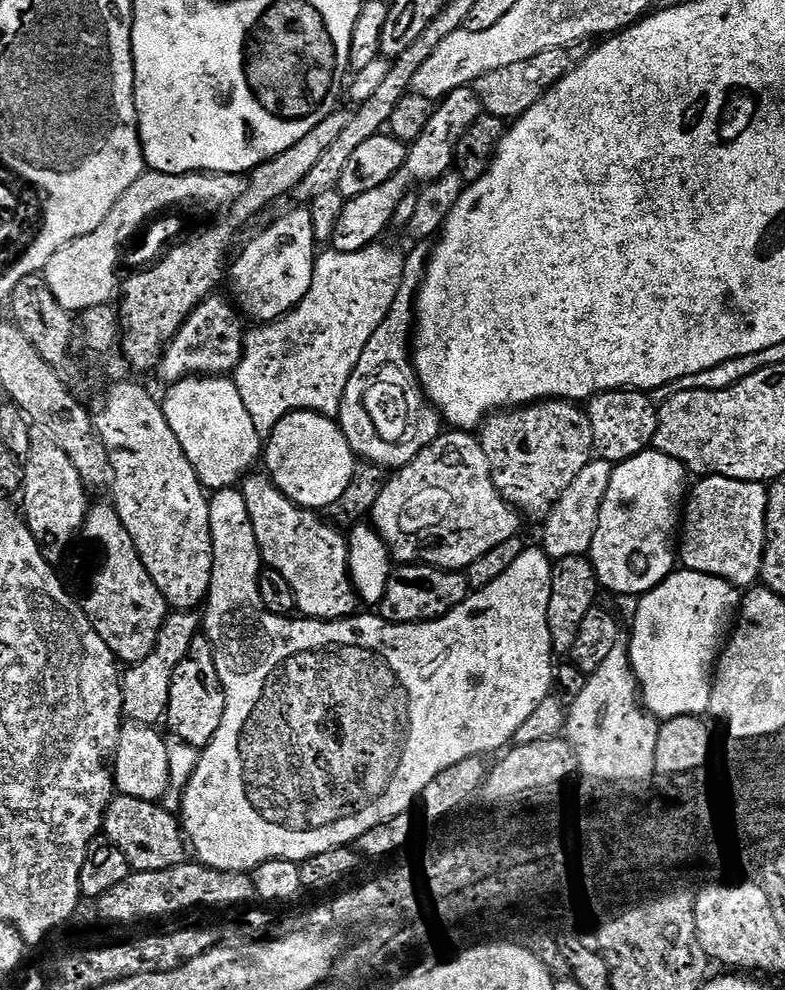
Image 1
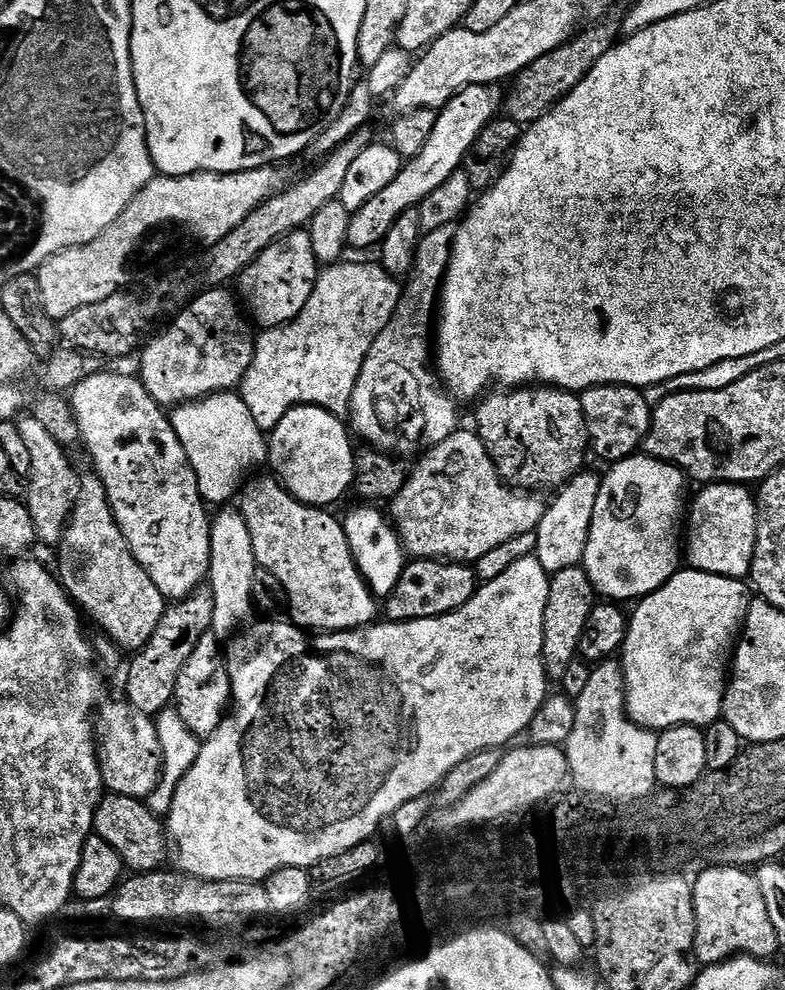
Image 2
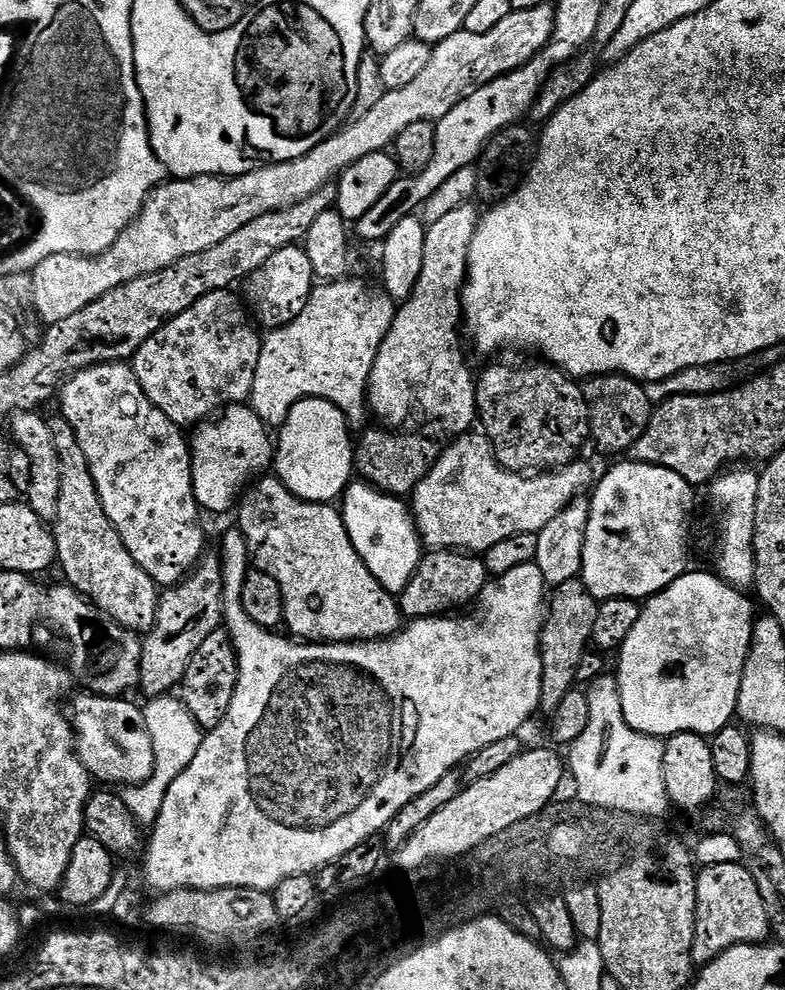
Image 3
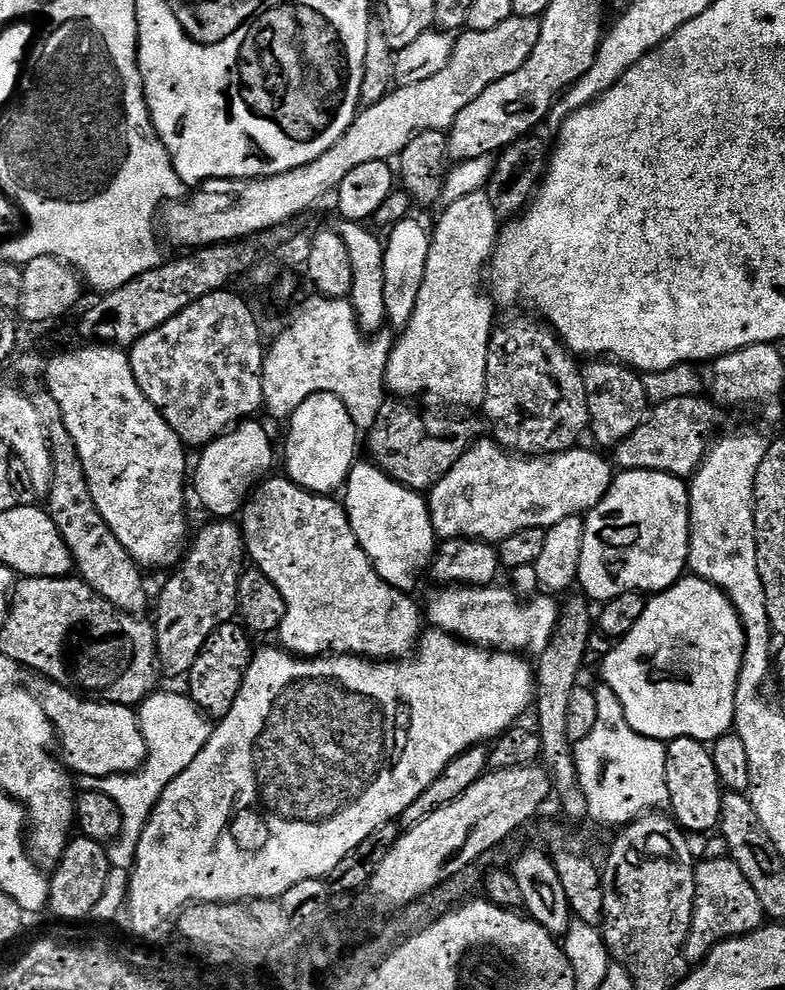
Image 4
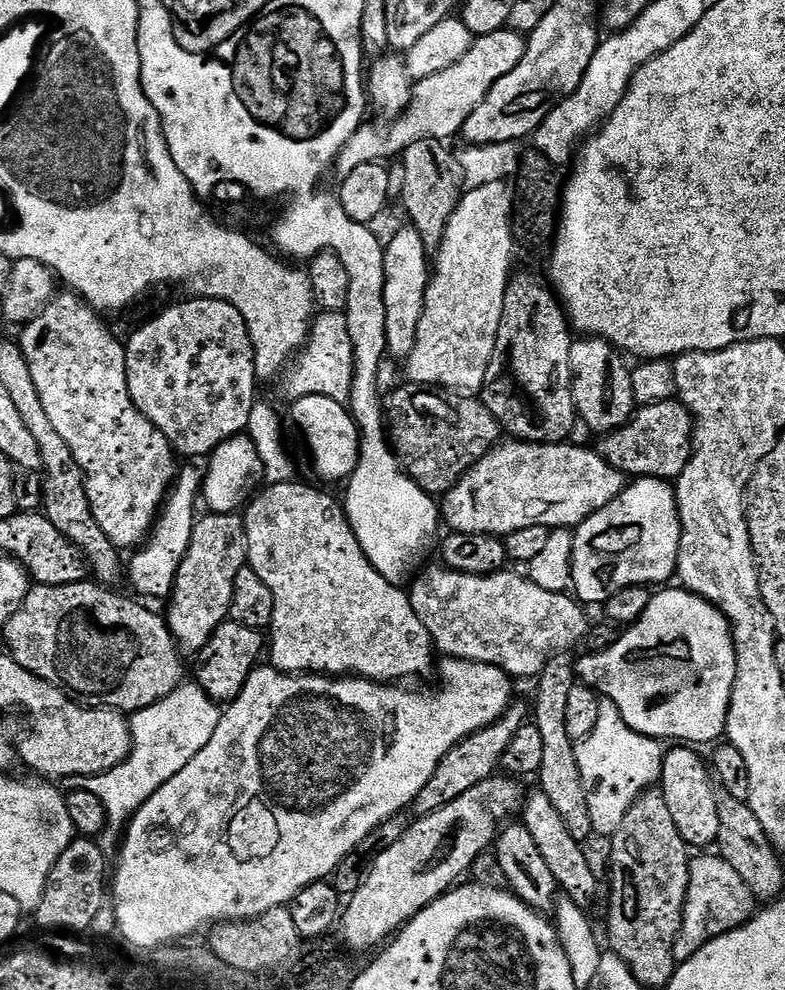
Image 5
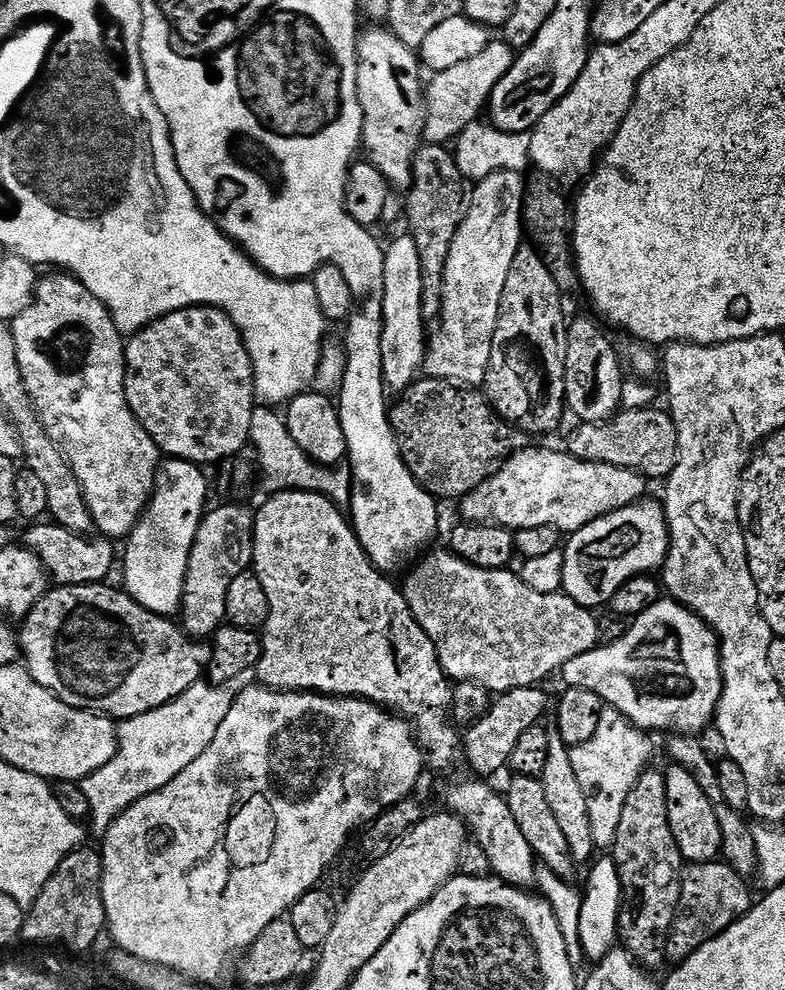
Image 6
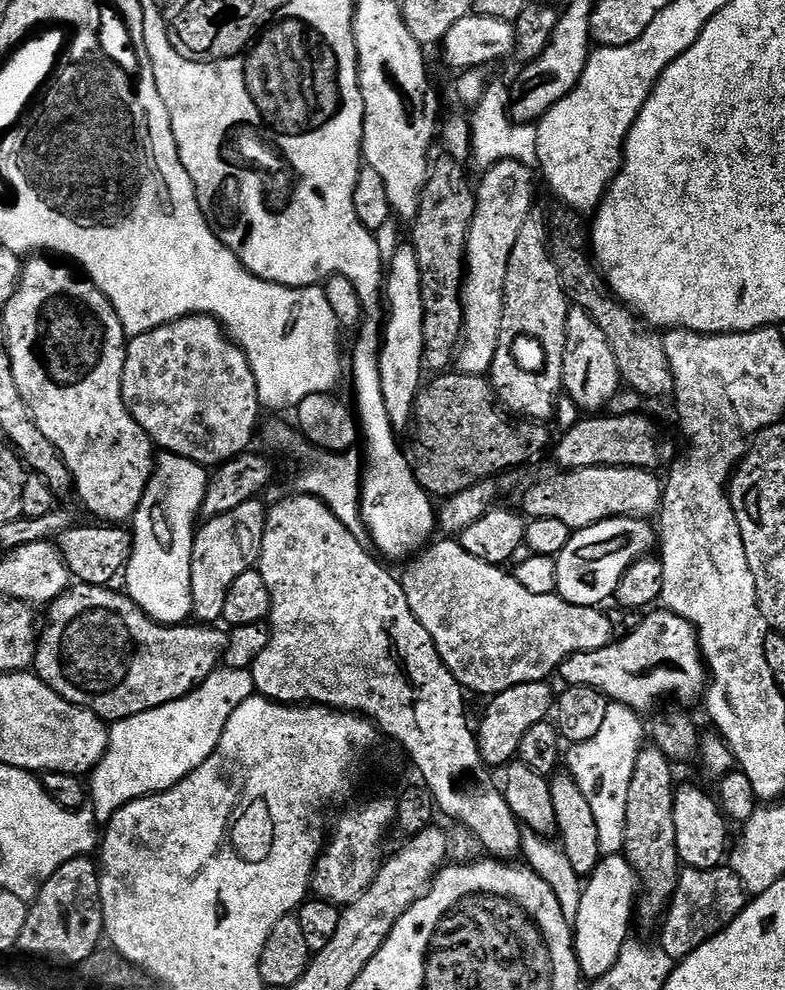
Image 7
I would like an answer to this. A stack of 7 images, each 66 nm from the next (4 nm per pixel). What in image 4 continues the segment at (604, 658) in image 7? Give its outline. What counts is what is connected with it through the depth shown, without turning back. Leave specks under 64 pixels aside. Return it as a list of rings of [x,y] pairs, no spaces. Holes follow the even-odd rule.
[[[689,575],[687,578],[681,579],[680,583],[674,585],[673,588],[653,595],[648,600],[642,618],[638,618],[638,626],[634,626],[634,630],[630,630],[630,634],[626,634],[618,641],[611,654],[600,665],[598,672],[599,675],[604,675],[603,683],[607,688],[614,690],[614,694],[618,694],[618,702],[622,702],[622,710],[626,710],[626,722],[630,722],[630,726],[634,730],[638,730],[638,734],[651,740],[665,742],[678,738],[694,738],[701,742],[711,742],[718,739],[719,736],[729,735],[733,731],[736,723],[736,691],[740,682],[743,662],[744,623],[740,620],[738,610],[720,588],[715,588],[710,582],[701,580],[699,576]]]

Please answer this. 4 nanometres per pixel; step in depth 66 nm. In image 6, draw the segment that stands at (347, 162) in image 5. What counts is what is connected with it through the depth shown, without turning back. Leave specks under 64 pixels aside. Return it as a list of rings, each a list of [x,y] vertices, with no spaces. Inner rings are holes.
[[[491,42],[480,54],[470,58],[460,64],[435,73],[426,84],[426,111],[424,114],[424,134],[423,139],[429,144],[447,145],[455,141],[457,136],[466,130],[466,126],[477,123],[481,119],[480,111],[485,111],[489,103],[489,96],[495,88],[495,84],[511,70],[514,61],[514,49],[509,44],[503,42]]]

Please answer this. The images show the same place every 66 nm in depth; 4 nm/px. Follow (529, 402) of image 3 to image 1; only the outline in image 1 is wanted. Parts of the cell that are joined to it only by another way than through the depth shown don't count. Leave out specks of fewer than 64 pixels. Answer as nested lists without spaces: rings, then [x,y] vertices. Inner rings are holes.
[[[541,400],[523,408],[491,413],[479,429],[478,439],[482,450],[486,450],[486,462],[490,462],[490,474],[498,494],[502,494],[504,501],[525,517],[547,517],[558,498],[566,494],[566,486],[570,486],[570,482],[574,482],[578,473],[594,458],[591,418],[583,407],[571,400]]]

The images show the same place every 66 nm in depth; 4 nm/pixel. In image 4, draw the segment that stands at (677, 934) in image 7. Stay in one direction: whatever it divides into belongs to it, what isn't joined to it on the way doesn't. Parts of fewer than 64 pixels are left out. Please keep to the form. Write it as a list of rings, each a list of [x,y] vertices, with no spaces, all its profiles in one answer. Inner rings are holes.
[[[731,858],[724,860],[708,860],[696,865],[696,897],[690,922],[690,934],[684,943],[684,959],[689,965],[699,965],[722,940],[734,940],[737,936],[748,936],[765,927],[766,917],[762,910],[762,902],[758,902],[758,894],[750,882],[746,882],[746,874],[738,870]]]

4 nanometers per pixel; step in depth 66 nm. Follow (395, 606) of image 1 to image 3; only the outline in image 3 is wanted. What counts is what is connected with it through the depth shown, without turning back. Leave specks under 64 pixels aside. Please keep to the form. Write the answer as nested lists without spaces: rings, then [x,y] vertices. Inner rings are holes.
[[[454,548],[425,551],[420,557],[420,565],[414,578],[410,578],[406,590],[398,593],[401,613],[409,621],[427,620],[429,616],[451,613],[455,604],[464,604],[467,600],[479,601],[489,579],[483,555]]]

